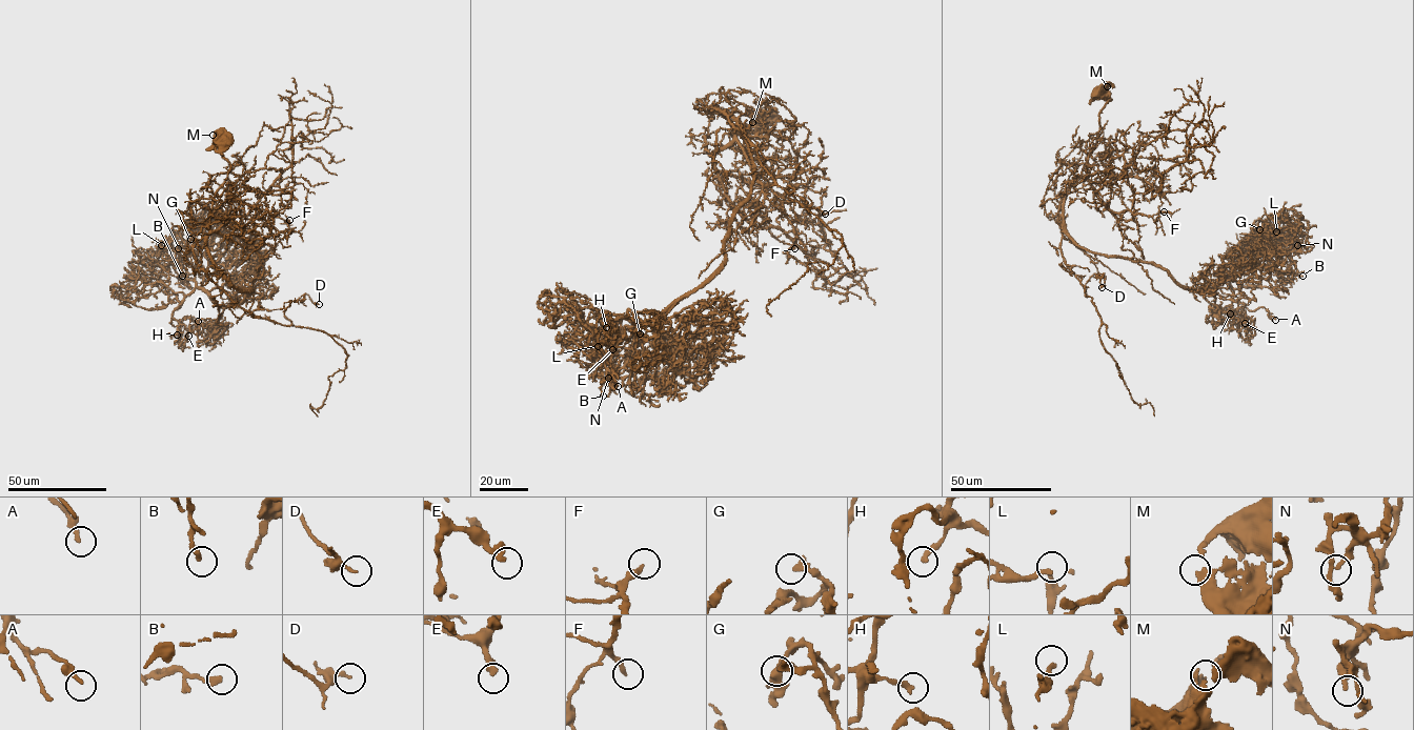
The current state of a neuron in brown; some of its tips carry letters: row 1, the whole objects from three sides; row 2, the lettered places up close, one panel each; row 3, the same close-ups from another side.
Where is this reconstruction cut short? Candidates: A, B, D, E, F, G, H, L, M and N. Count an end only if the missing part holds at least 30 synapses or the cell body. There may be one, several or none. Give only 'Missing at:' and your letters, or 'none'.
Missing at: E

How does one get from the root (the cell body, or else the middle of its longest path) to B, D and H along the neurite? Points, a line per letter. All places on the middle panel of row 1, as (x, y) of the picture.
B: (767, 117), (744, 127), (766, 129), (754, 134), (724, 116), (753, 168), (724, 261), (625, 327), (603, 396)
D: (767, 117), (744, 127), (766, 129), (754, 134), (707, 110), (743, 132), (779, 186), (825, 214)
H: (767, 117), (744, 127), (766, 129), (754, 134), (724, 116), (753, 168), (722, 263), (647, 322), (606, 327)

